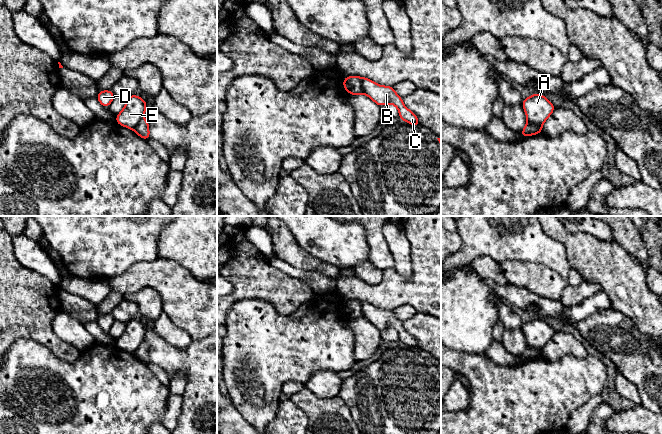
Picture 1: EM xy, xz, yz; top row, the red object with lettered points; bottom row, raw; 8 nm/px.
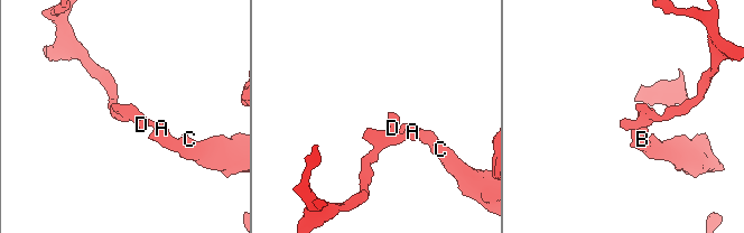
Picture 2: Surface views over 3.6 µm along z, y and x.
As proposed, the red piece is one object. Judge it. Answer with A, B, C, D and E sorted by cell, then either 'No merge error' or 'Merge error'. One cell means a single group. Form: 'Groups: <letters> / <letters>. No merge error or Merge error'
Groups: A D E / B C. Merge error

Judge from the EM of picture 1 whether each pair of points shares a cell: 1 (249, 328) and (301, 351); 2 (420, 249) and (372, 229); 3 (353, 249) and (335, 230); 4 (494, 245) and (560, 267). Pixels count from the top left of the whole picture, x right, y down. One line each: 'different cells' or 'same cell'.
1: same cell
2: different cells
3: same cell
4: same cell

